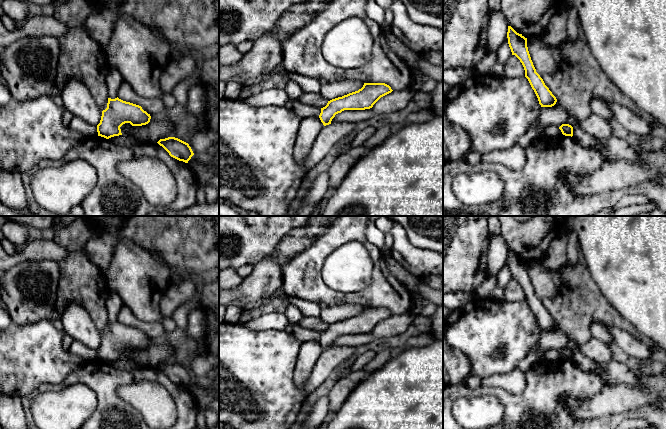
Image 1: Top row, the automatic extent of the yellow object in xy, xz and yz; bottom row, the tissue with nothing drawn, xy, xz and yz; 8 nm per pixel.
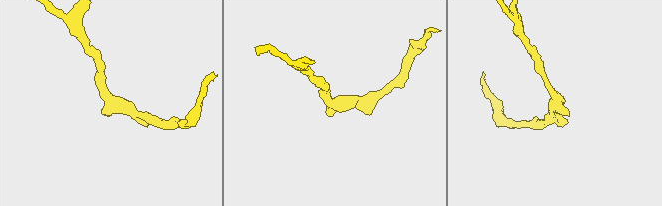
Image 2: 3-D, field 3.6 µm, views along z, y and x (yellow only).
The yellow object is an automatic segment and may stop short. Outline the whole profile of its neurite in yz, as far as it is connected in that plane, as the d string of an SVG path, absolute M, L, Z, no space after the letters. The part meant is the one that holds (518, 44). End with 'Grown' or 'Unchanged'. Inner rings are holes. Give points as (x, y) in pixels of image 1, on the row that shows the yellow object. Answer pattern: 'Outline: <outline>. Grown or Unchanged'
Outline: M508 26L507 38L512 55L515 55L522 63L525 70L525 77L534 90L541 107L554 106L557 99L536 72L528 51L527 38L517 33L511 26Z. Unchanged

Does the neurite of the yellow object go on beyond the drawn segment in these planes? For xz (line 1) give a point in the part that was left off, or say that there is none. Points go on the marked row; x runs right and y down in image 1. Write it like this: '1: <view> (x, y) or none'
1: none

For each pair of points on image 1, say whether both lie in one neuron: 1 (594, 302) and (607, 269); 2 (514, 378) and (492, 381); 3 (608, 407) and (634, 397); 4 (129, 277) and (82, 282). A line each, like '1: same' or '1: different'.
1: different
2: same
3: same
4: different

